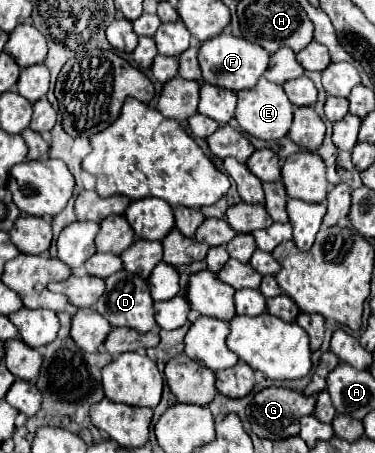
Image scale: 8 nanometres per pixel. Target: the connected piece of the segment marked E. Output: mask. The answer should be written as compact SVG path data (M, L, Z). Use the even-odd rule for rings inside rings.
M259 77L257 85L253 89L239 91L237 97L239 97L239 101L237 101L237 109L235 109L235 119L239 121L239 125L245 133L265 139L265 141L281 139L289 133L291 123L293 123L293 105L287 99L281 85L275 85L275 83L267 81L265 77Z

